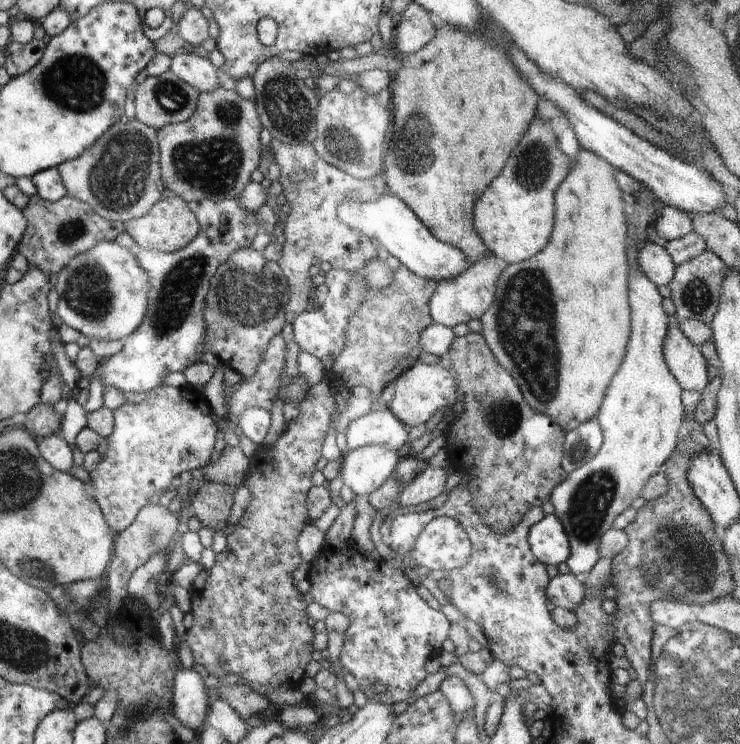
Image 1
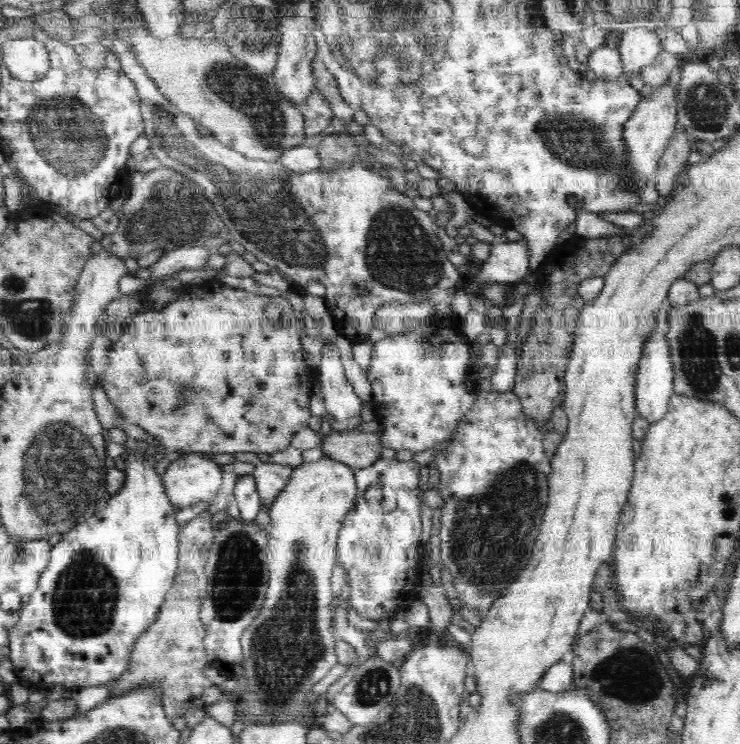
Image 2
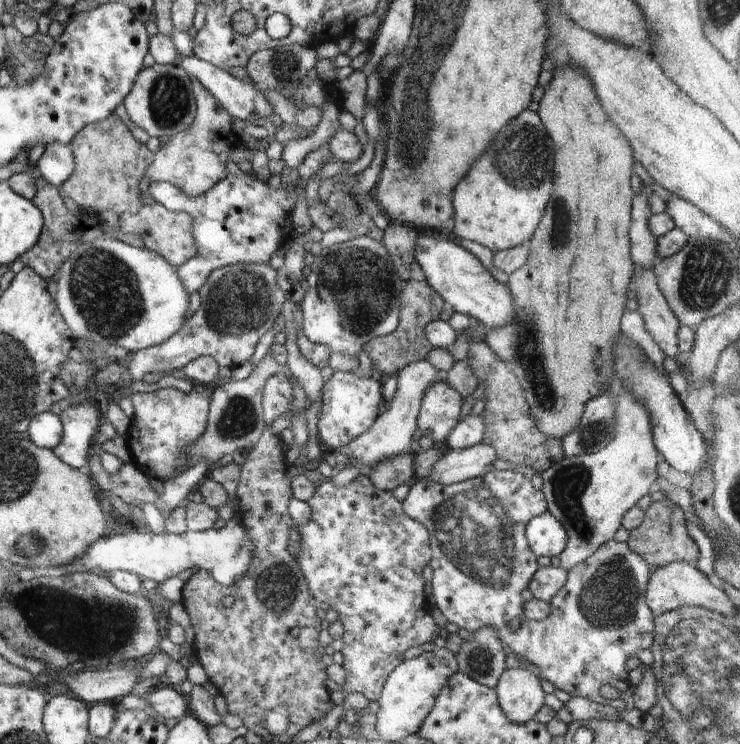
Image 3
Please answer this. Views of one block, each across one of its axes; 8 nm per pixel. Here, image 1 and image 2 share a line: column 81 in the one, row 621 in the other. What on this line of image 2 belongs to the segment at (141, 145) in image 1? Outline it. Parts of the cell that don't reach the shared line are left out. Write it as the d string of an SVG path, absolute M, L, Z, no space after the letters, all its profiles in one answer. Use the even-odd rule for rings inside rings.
M208 511L202 512L180 527L179 562L174 585L160 606L158 618L136 639L127 671L114 679L110 686L109 696L115 697L132 689L134 685L144 685L145 681L158 681L163 689L164 712L171 724L174 718L184 717L185 712L190 709L206 710L207 706L224 699L225 691L212 684L203 671L209 660L203 643L205 626L199 617L199 608L207 590L205 566L213 540L213 516Z

